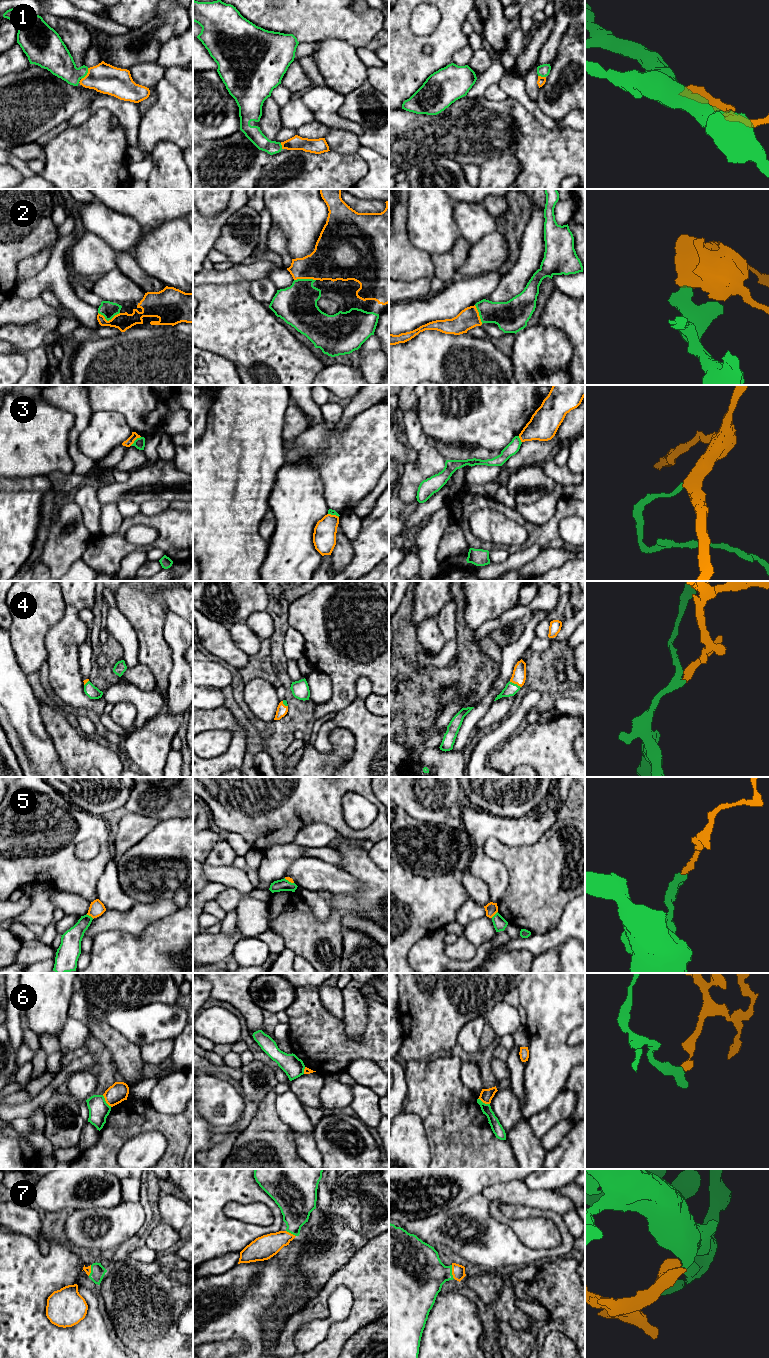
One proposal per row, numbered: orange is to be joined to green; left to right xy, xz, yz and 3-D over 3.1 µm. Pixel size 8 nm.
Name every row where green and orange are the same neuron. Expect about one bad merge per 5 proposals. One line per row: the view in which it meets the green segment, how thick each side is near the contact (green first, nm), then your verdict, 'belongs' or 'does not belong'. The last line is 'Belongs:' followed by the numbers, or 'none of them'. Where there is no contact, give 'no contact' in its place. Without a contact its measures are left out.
1: meets green in xy; 220 nm thick on the green side, 240 nm on the other; belongs
2: meets green in xy; 130 nm thick on the green side, 140 nm on the other; belongs
3: meets green in xy; 90 nm thick on the green side, 60 nm on the other; does not belong
4: meets green in yz; 100 nm thick on the green side, 110 nm on the other; belongs
5: meets green in xy; 160 nm thick on the green side, 120 nm on the other; does not belong
6: meets green in xy; 160 nm thick on the green side, 160 nm on the other; does not belong
7: meets green in yz; 400 nm thick on the green side, 110 nm on the other; belongs
Belongs: 1, 2, 4, 7

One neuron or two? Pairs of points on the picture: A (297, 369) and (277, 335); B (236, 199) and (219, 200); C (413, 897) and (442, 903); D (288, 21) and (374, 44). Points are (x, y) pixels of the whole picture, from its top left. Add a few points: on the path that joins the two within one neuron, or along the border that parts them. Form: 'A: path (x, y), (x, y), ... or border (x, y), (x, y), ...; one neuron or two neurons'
A: path (289, 361), (277, 349), (277, 343); one neuron
B: border (230, 199), (228, 204), (214, 216); two neurons
C: path (420, 903), (435, 903); one neuron
D: border (378, 31), (364, 46); two neurons

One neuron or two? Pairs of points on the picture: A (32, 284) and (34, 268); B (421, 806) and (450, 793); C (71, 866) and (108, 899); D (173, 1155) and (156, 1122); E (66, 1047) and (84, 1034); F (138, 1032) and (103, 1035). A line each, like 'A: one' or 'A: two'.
A: two
B: one
C: two
D: one
E: one
F: two

